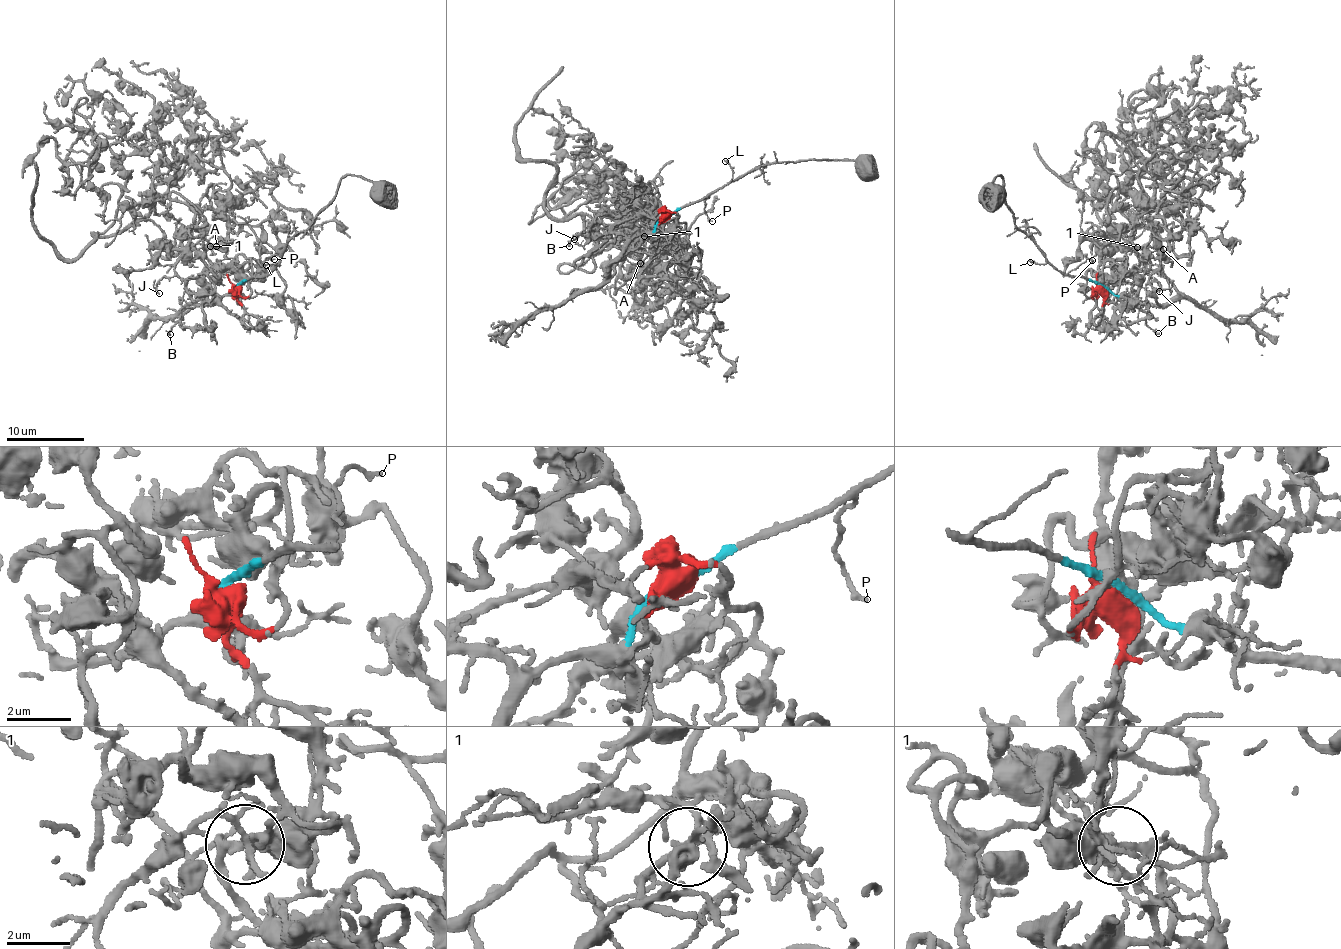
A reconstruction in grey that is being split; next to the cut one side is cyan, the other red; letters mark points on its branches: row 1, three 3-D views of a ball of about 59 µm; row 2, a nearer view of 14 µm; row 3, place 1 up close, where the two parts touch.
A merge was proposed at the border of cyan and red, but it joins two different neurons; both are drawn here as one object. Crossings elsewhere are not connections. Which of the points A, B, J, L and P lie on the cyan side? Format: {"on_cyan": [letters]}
{"on_cyan": ["B", "J", "L", "P"]}

